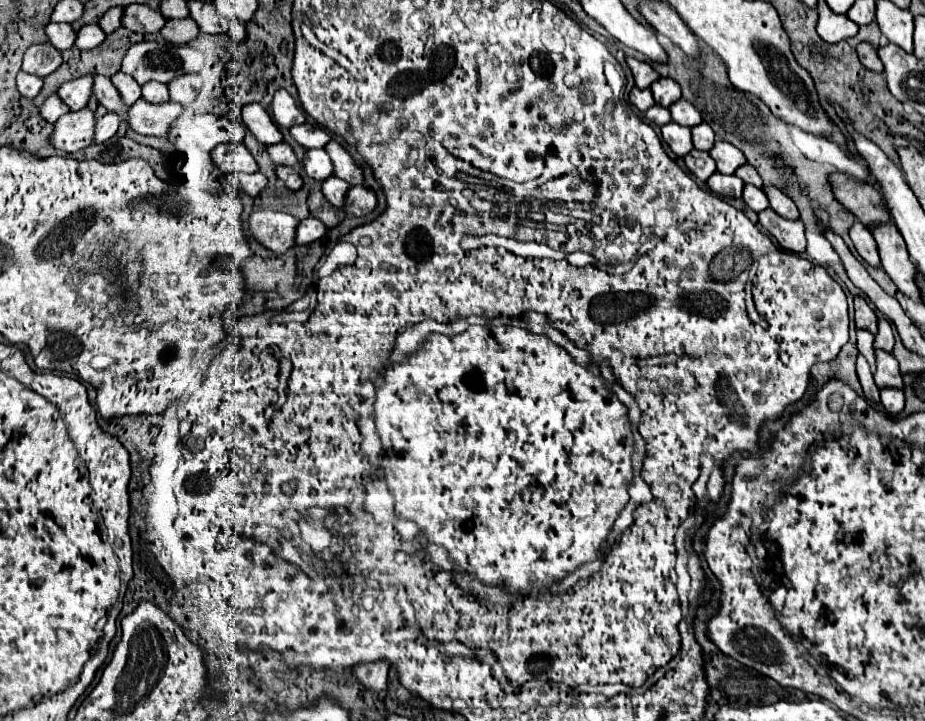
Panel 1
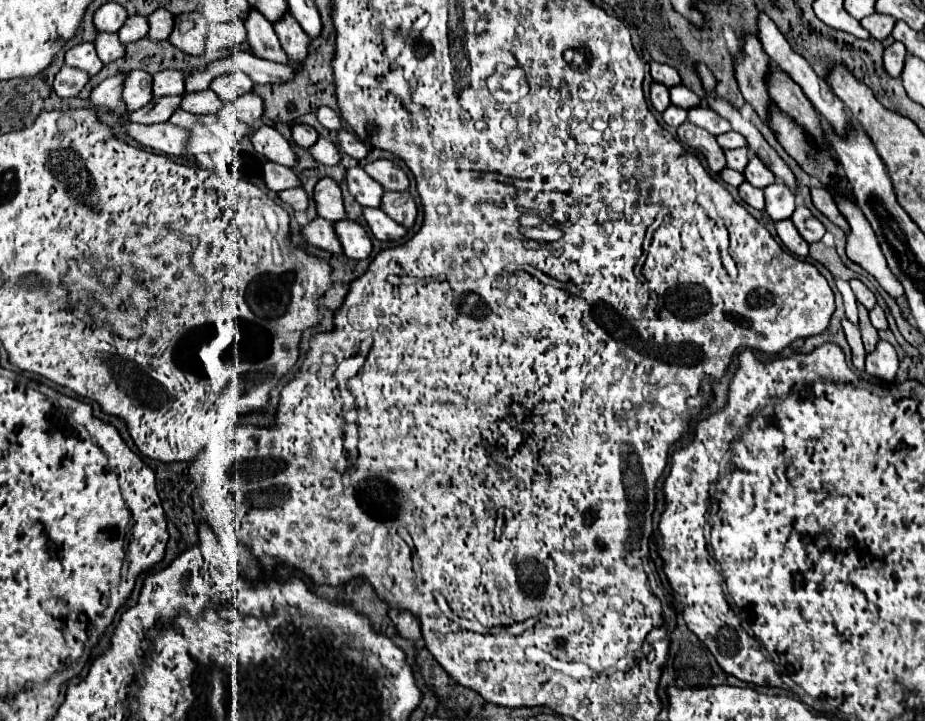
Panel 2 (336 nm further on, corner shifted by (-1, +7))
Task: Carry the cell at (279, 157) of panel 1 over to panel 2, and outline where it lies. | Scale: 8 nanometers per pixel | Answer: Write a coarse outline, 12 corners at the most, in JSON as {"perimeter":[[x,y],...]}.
{"perimeter":[[320,137],[308,151],[322,165],[338,165],[338,149]]}

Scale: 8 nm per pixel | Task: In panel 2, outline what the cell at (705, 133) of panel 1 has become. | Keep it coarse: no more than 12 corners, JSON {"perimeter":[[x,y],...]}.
{"perimeter":[[734,131],[718,135],[722,149],[736,149],[746,145],[744,137]]}

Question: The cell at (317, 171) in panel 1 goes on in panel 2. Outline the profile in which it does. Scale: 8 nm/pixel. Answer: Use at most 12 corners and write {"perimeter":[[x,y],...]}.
{"perimeter":[[360,165],[346,169],[360,205],[380,207],[384,189]]}

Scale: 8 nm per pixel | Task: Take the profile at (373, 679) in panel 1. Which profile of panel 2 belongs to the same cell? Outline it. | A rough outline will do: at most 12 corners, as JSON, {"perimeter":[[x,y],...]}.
{"perimeter":[[390,609],[388,617],[394,621],[404,639],[418,641],[418,619],[408,611]]}

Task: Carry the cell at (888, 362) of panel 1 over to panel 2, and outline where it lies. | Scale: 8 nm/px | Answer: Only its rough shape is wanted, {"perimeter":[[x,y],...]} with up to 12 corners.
{"perimeter":[[860,309],[860,333],[866,353],[876,349],[880,337],[870,323],[868,309]]}

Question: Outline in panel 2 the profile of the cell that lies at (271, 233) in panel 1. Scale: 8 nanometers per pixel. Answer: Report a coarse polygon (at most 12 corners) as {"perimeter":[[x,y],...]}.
{"perimeter":[[316,217],[302,227],[302,239],[324,251],[342,253],[332,223]]}

